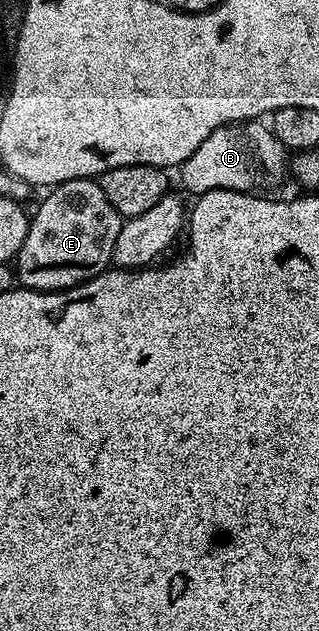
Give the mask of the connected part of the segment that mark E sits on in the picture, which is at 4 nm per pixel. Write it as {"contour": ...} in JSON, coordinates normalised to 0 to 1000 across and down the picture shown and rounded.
{"contour":[[[304,284],[216,285],[179,293],[100,336],[94,363],[50,407],[50,444],[107,463],[194,463],[276,447],[348,423],[386,344],[326,314]]]}

